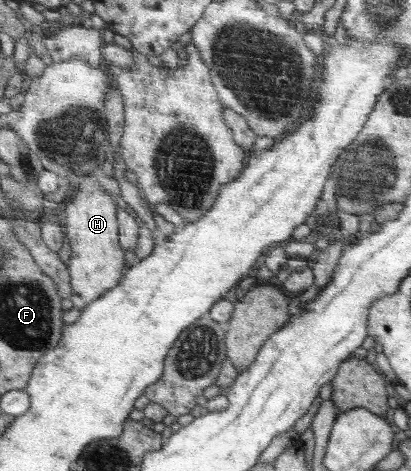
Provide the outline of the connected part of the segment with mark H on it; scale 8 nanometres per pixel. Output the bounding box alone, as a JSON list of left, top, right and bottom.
[65,175,128,312]

